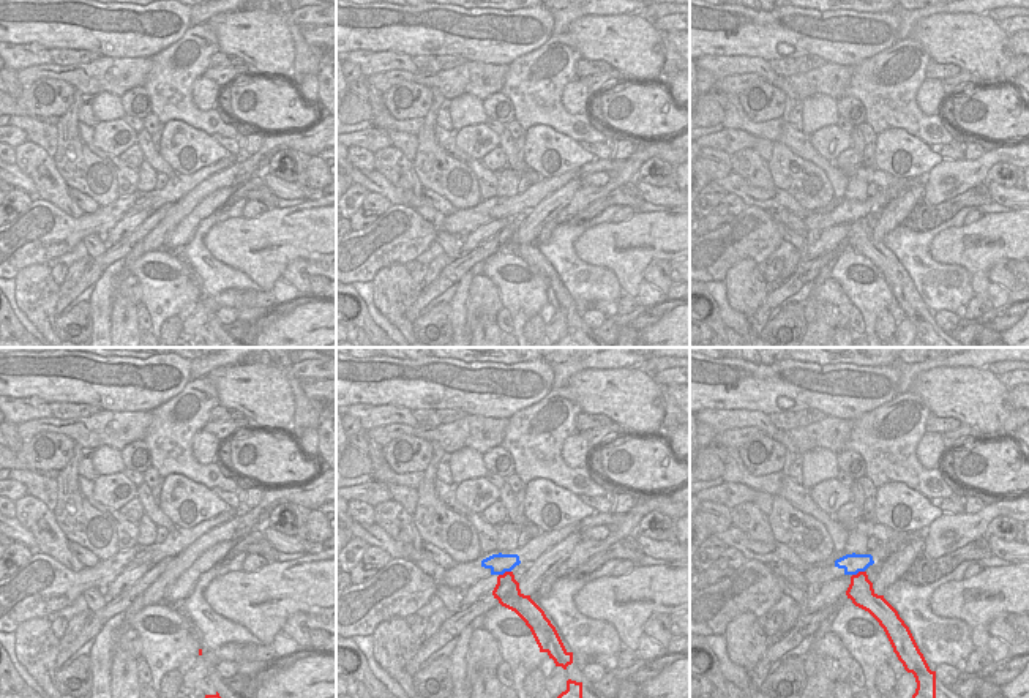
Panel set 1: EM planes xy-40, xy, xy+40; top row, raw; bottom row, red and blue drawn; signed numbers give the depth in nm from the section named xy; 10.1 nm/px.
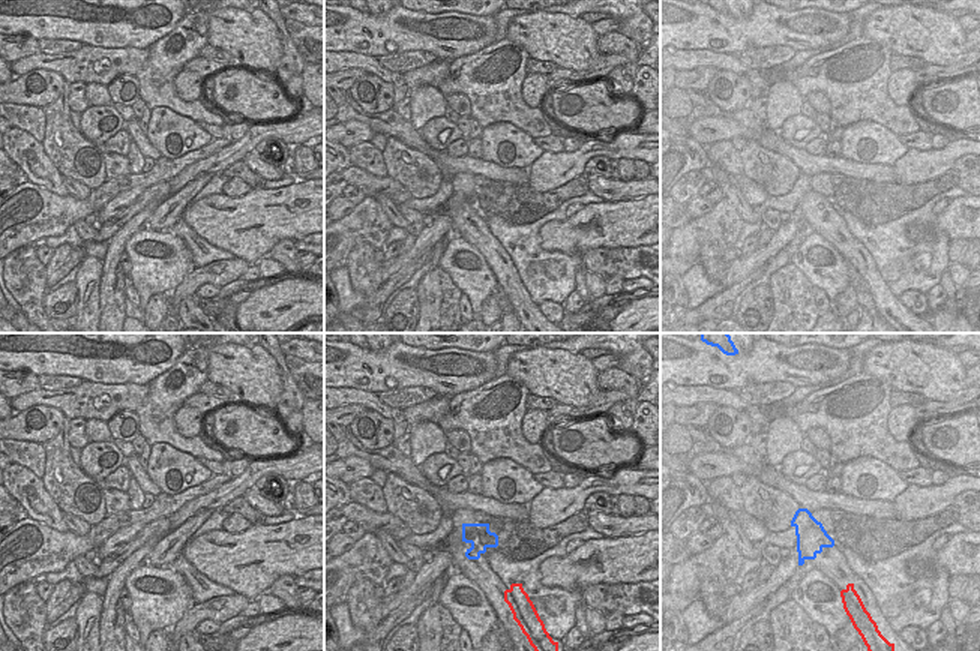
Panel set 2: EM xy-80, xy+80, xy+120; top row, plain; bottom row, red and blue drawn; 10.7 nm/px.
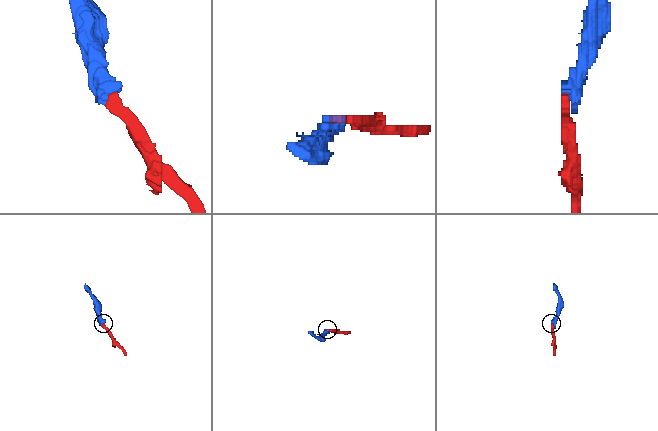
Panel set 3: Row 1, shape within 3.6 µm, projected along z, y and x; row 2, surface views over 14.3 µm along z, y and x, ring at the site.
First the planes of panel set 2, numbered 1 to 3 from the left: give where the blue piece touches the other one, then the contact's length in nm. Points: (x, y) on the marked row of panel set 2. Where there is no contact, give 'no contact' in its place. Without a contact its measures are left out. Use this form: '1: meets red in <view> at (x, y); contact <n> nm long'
1: no contact
2: no contact
3: no contact

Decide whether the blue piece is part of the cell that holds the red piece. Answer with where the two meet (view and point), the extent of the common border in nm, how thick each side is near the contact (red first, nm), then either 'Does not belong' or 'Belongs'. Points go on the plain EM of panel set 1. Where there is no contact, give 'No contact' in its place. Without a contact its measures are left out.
Touches red at xy (505, 218). Shared border 140 nm. Thickness 260 nm (red) against 200 nm. Belongs

